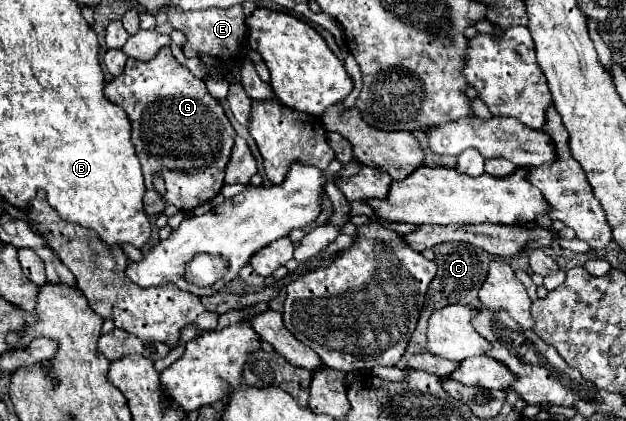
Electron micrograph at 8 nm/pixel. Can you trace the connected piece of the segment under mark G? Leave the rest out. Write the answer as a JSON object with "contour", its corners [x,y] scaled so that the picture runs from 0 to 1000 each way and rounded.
{"contour":[[[259,112],[249,126],[249,135],[240,145],[204,140],[198,173],[169,202],[166,226],[173,230],[173,240],[195,254],[211,287],[214,349],[217,349],[220,378],[227,387],[230,430],[233,430],[233,458],[230,458],[230,506],[233,511],[243,515],[243,511],[259,506],[259,496],[262,496],[259,468],[243,444],[246,411],[259,411],[259,420],[265,430],[262,477],[275,482],[288,501],[307,501],[316,487],[323,487],[348,463],[348,454],[358,439],[358,392],[364,387],[377,311],[367,297],[364,278],[358,273],[355,249],[332,221],[326,192],[313,188],[300,164],[294,164],[272,126],[272,112]]]}

